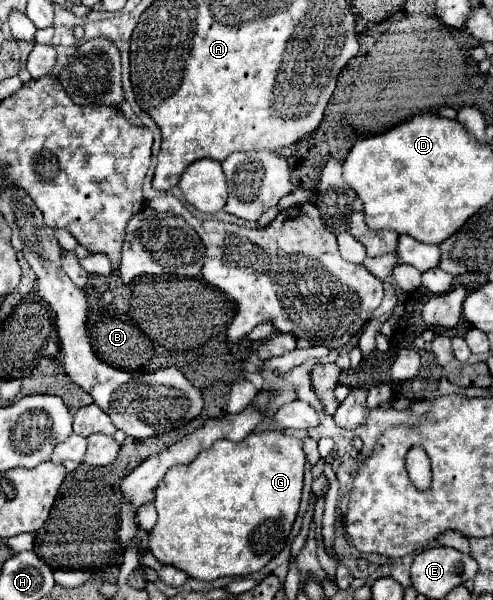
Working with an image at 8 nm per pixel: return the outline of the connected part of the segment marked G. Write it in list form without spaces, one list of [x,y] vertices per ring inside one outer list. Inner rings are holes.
[[[280,430],[250,432],[242,442],[218,440],[202,450],[190,464],[170,468],[156,488],[158,522],[150,532],[150,552],[168,566],[196,580],[246,576],[264,568],[286,544],[302,496],[304,480],[302,440]]]

